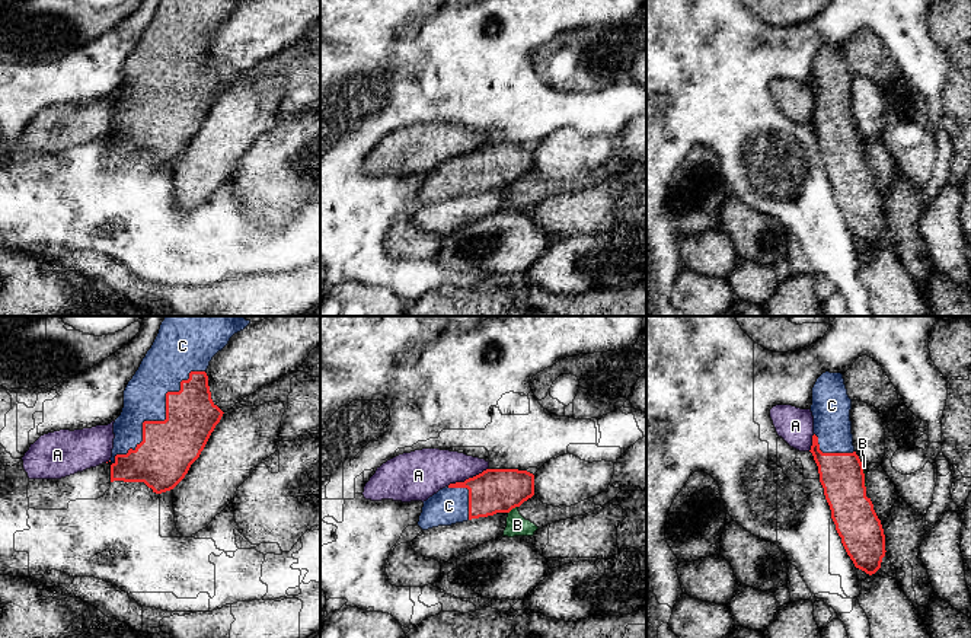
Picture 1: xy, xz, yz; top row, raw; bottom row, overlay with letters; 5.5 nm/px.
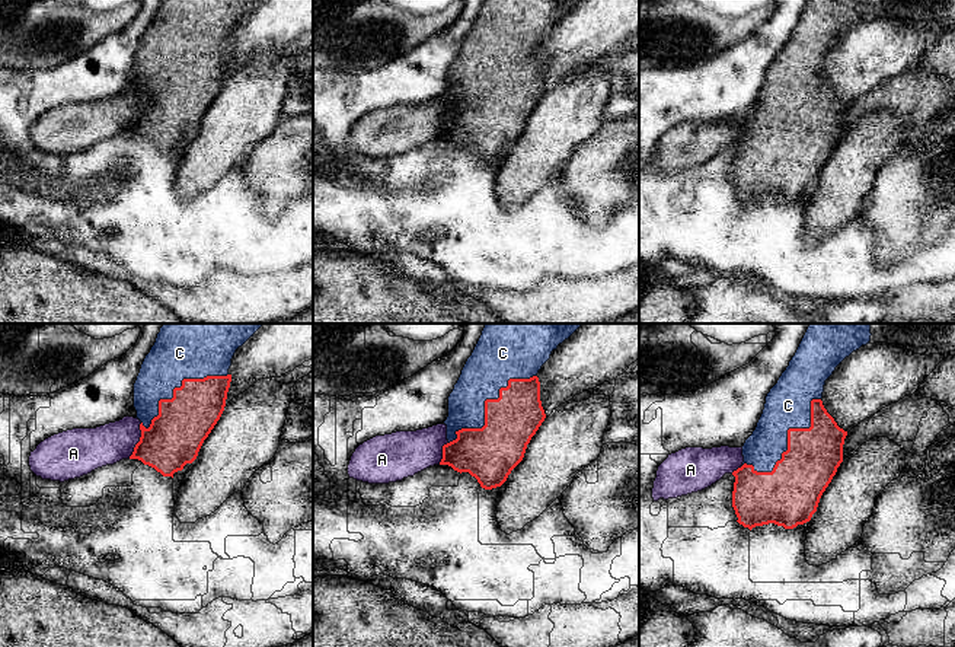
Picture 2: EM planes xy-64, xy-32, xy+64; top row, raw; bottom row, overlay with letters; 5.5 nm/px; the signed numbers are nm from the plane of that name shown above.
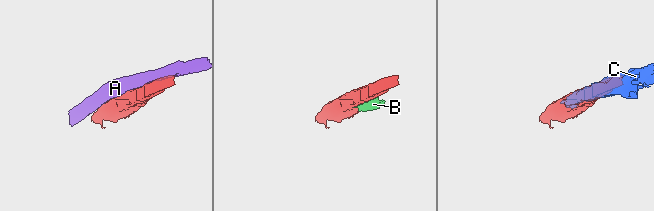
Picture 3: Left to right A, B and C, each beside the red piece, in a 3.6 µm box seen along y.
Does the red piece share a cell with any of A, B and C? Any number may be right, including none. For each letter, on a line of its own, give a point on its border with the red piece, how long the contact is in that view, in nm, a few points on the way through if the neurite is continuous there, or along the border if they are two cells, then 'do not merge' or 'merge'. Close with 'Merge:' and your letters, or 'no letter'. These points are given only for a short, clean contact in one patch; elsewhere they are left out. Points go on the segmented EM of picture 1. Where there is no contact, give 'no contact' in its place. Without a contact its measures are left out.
A: meets red in xz at (469, 478); contact 260 nm long; do not merge
B: meets red in xz at (513, 507); contact 70 nm long; border along xz (517, 506), (508, 513); do not merge
C: meets red in xy at (165, 420); contact 750 nm long; merge
Merge: C

